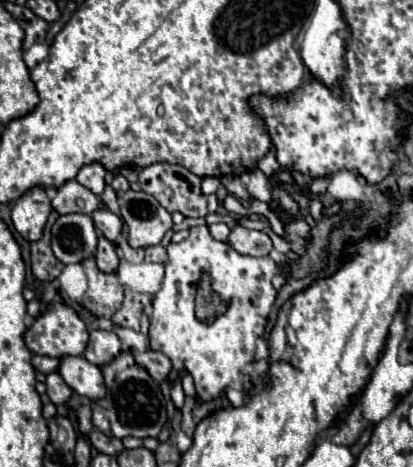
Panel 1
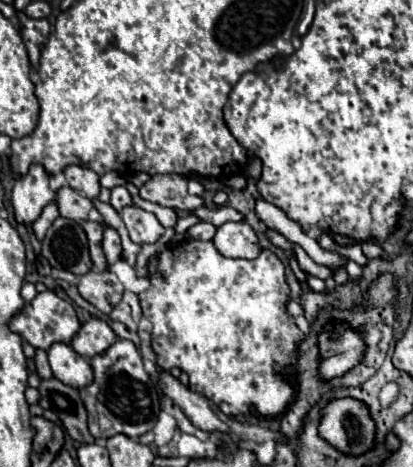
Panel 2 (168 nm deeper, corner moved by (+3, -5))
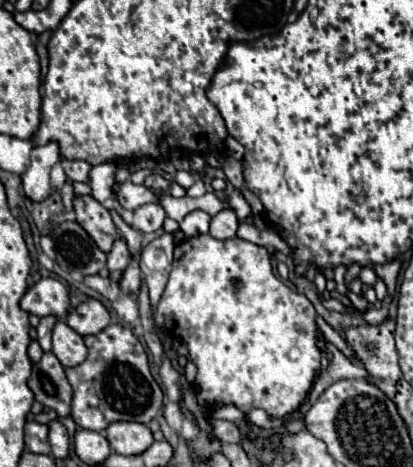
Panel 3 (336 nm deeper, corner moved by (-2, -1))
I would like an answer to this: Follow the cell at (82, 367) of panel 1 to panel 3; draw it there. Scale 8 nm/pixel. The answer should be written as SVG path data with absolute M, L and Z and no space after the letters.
M57 321L53 327L53 353L63 367L75 367L85 361L87 347L77 331L71 331L65 321Z

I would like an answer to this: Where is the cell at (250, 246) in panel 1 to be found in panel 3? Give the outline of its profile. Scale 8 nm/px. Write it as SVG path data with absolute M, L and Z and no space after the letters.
M221 209L215 217L211 217L211 227L209 227L209 235L215 239L231 239L235 237L239 227L237 215L231 209Z

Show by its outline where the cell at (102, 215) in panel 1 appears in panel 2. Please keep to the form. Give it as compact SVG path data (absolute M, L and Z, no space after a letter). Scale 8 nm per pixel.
M104 227L104 239L102 239L102 249L106 253L108 265L112 265L116 259L120 259L122 247L120 247L120 235L112 227Z

